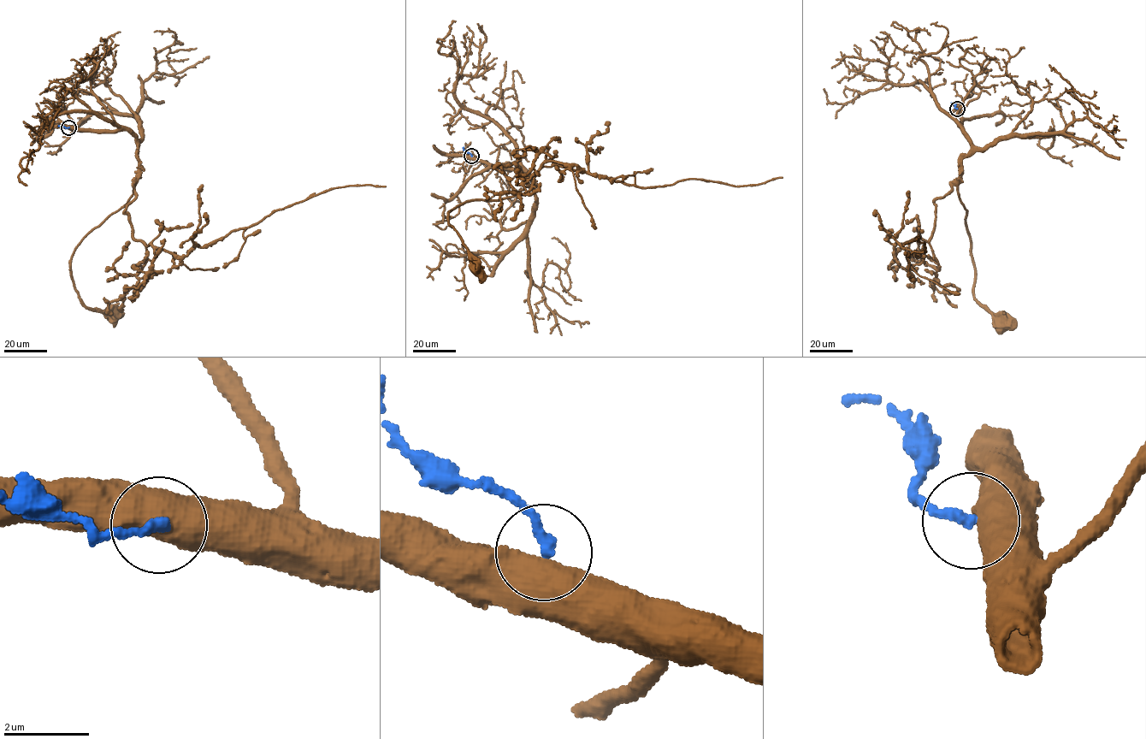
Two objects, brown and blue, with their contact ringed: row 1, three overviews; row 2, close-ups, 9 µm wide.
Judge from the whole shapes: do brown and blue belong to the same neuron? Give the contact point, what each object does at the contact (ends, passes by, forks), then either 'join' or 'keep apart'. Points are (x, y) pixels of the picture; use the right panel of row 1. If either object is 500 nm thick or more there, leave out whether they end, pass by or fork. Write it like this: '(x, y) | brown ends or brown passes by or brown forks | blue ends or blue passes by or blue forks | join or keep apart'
(957, 109) | keep apart

